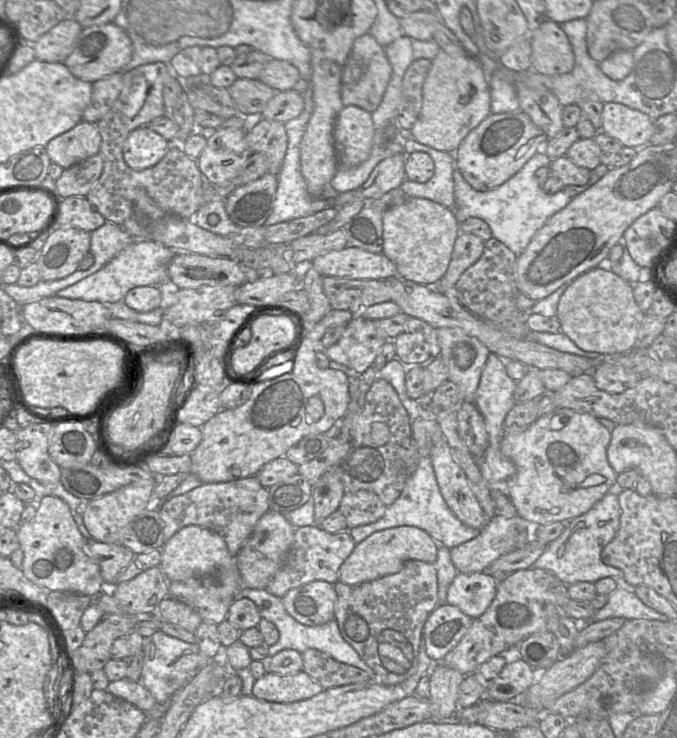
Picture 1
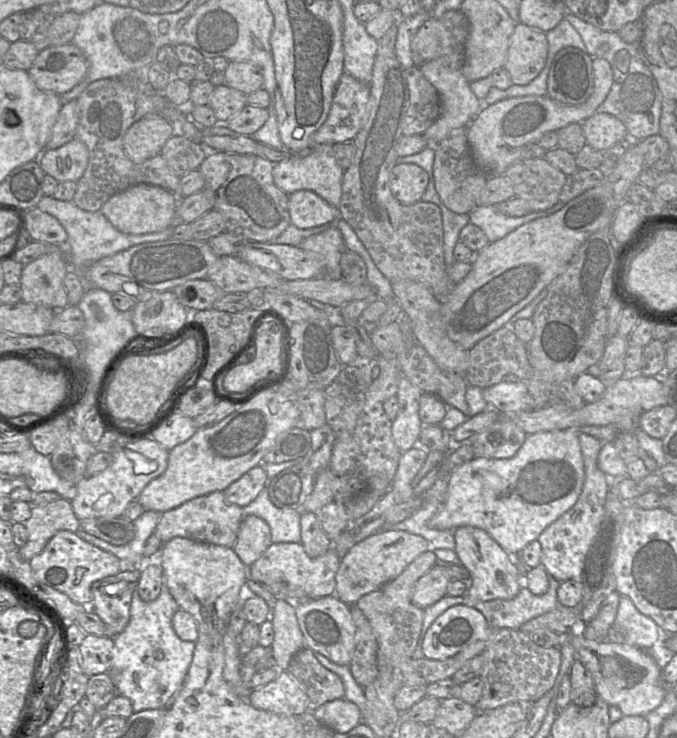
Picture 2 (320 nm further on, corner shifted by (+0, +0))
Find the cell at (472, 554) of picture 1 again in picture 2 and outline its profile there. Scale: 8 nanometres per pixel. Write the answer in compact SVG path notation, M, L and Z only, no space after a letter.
M437 563L417 581L412 594L412 603L415 606L426 609L446 595L451 581L446 564L448 563Z

